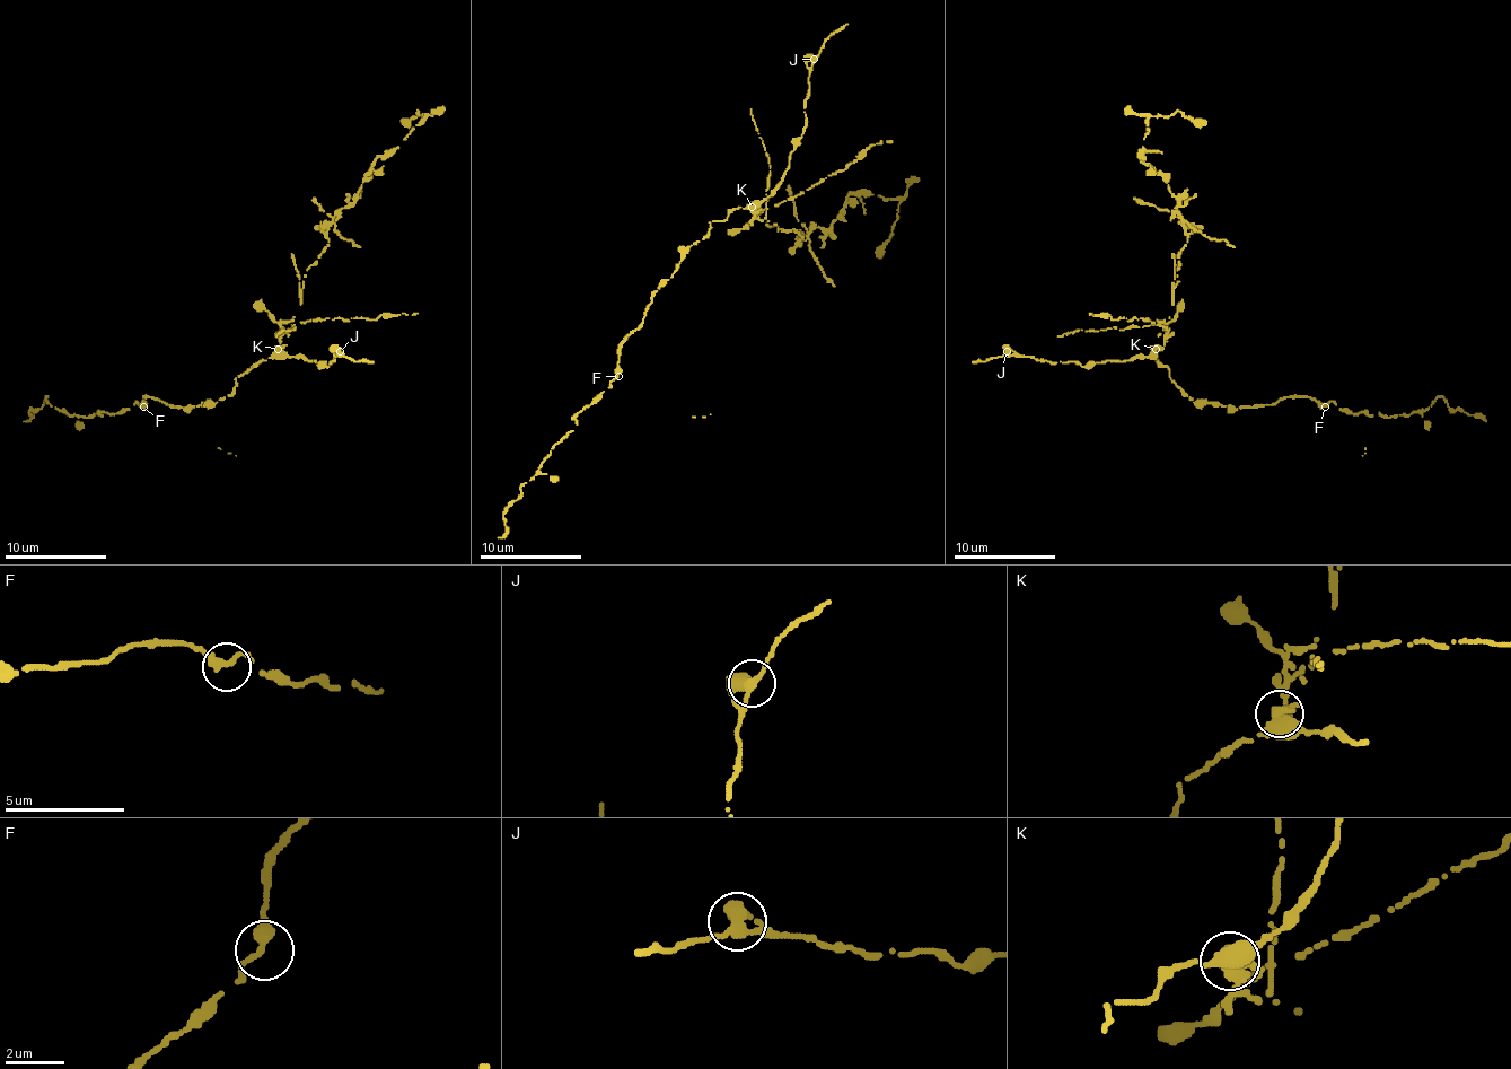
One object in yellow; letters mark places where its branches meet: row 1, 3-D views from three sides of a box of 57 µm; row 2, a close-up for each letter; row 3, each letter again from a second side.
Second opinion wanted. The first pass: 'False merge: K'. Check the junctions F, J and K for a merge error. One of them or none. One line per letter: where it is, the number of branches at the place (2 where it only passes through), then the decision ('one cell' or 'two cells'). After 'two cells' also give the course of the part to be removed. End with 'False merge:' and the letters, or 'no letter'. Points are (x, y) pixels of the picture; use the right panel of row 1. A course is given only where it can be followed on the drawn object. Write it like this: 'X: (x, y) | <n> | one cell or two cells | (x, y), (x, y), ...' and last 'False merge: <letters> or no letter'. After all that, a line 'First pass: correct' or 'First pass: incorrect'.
F: (1325, 406) | 2 | one cell
J: (1007, 351) | 2 | one cell
K: (1156, 349) | 2 | two cells | (1154, 348), (1165, 345), (1187, 234), (1177, 198), (1142, 160), (1147, 120), (1180, 112), (1205, 122)
False merge: K
First pass: correct

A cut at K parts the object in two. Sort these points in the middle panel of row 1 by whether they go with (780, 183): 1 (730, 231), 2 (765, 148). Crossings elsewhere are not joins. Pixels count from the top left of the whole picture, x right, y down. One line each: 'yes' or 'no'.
1: no
2: no

